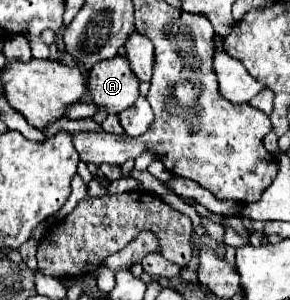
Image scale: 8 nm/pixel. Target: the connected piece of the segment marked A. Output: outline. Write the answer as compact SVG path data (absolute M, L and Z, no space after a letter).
M127 57L97 63L89 73L89 93L93 103L107 109L107 113L121 113L139 97L139 79L129 67Z

